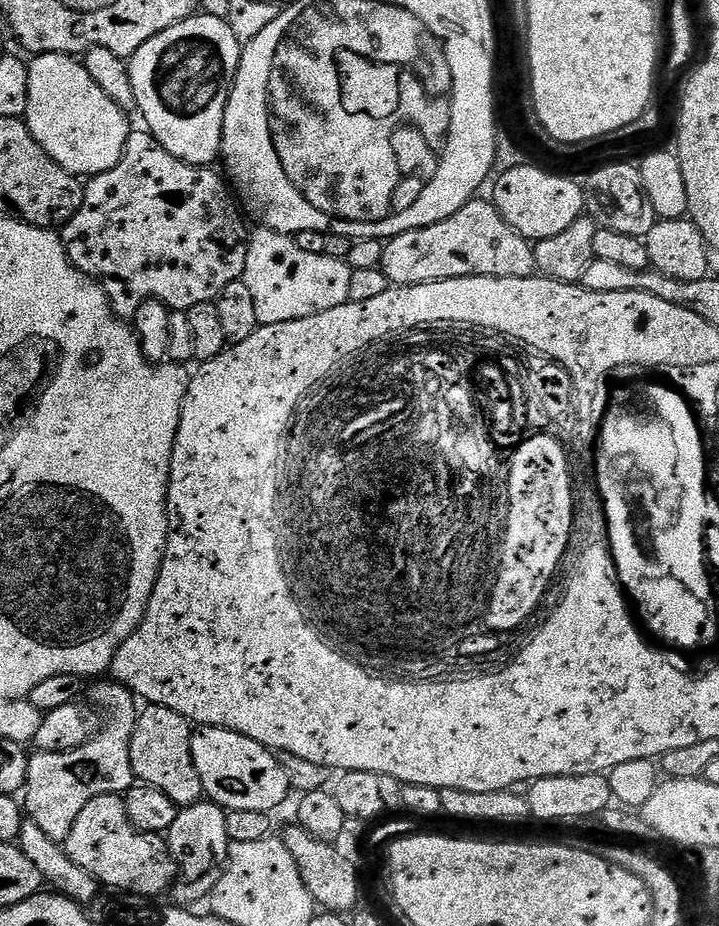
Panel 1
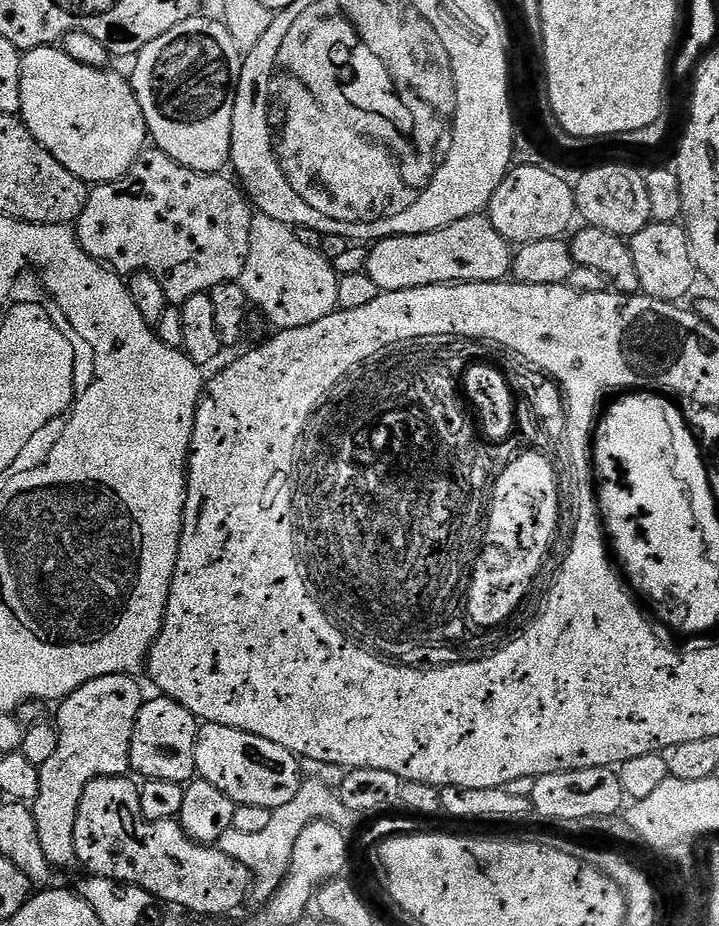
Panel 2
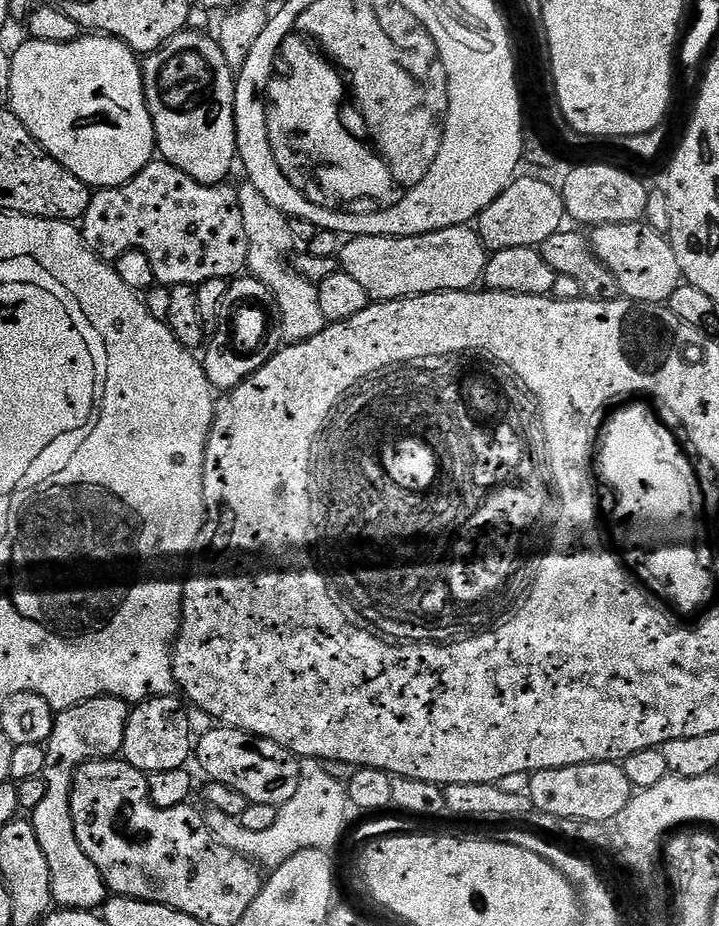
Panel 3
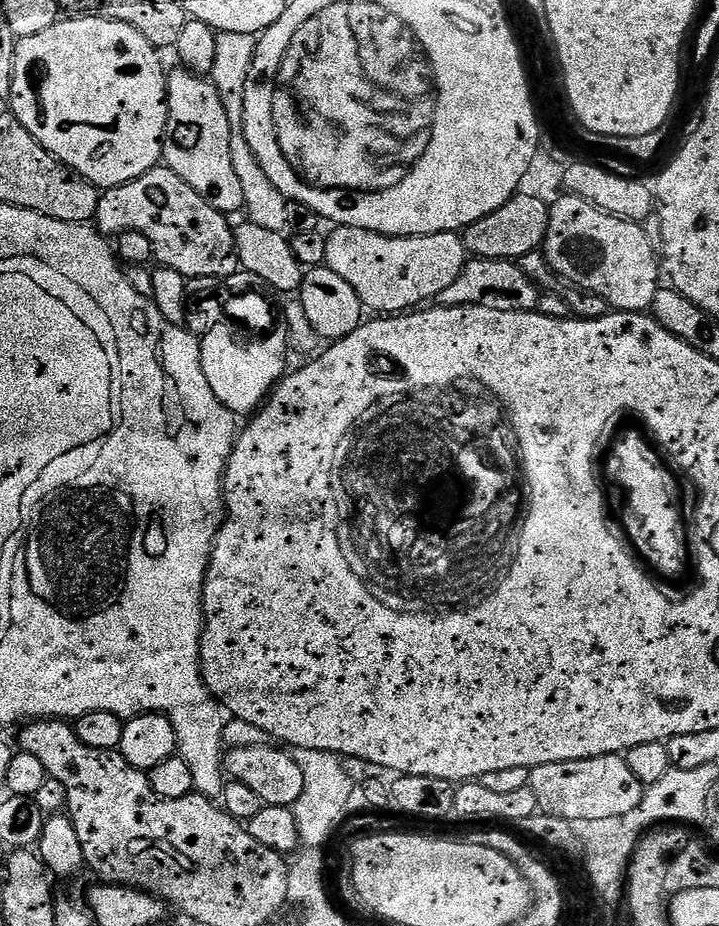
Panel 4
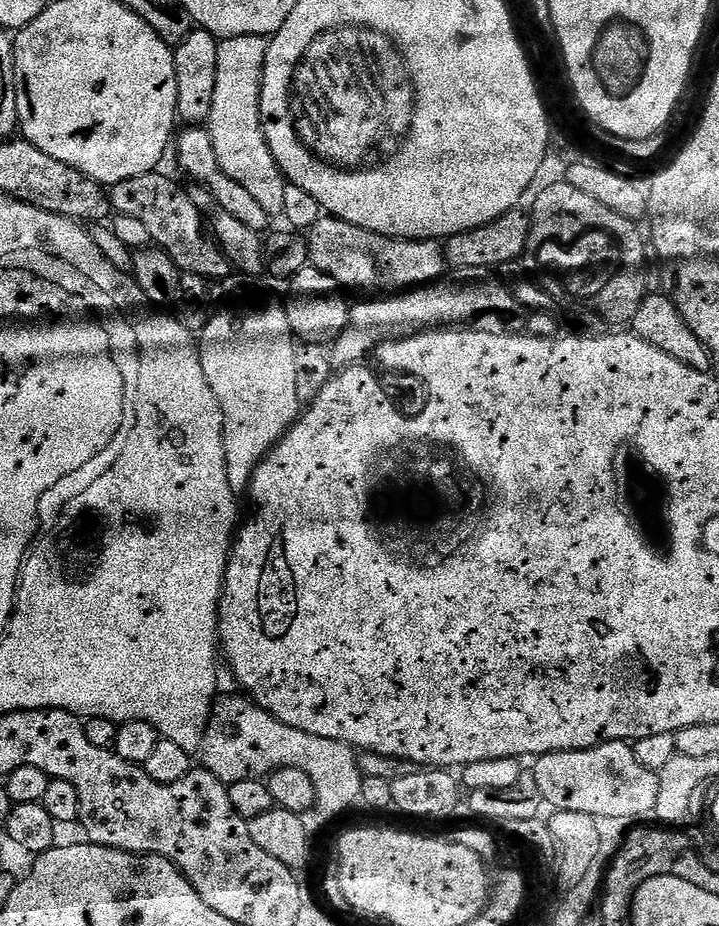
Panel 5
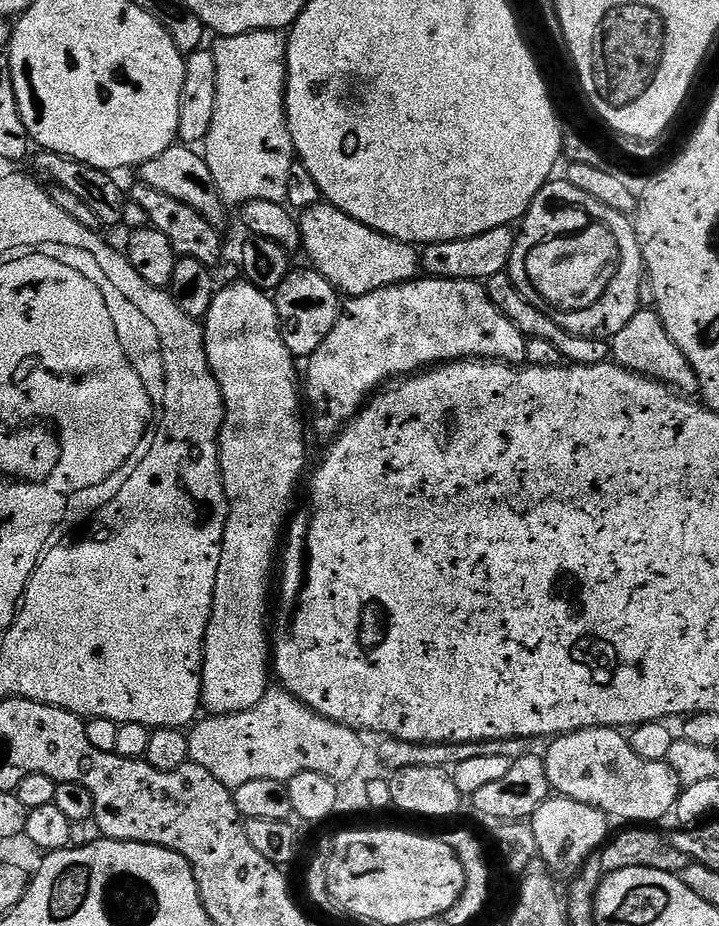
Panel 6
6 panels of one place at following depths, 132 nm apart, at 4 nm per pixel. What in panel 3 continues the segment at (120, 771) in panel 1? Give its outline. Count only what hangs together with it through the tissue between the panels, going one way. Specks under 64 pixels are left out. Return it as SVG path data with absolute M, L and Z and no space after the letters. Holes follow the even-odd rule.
M117 696L90 698L78 706L69 706L65 712L55 713L53 733L46 743L43 778L46 795L42 803L30 813L34 834L38 834L38 846L46 854L50 866L50 890L52 903L60 910L100 910L110 893L108 883L102 878L98 866L90 862L78 834L74 834L74 818L70 798L76 771L91 760L111 760L124 751L126 722L130 705Z

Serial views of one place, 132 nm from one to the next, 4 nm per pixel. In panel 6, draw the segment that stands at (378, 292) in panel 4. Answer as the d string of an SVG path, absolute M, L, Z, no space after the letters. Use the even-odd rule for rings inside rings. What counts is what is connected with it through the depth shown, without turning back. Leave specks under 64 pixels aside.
M321 202L312 208L307 208L299 213L300 221L300 243L303 255L308 255L308 260L315 271L322 275L335 286L336 291L345 297L365 296L379 288L394 286L395 284L406 284L415 280L422 272L422 256L413 245L390 238L373 228L367 228L362 222L350 218L342 210L334 205Z

